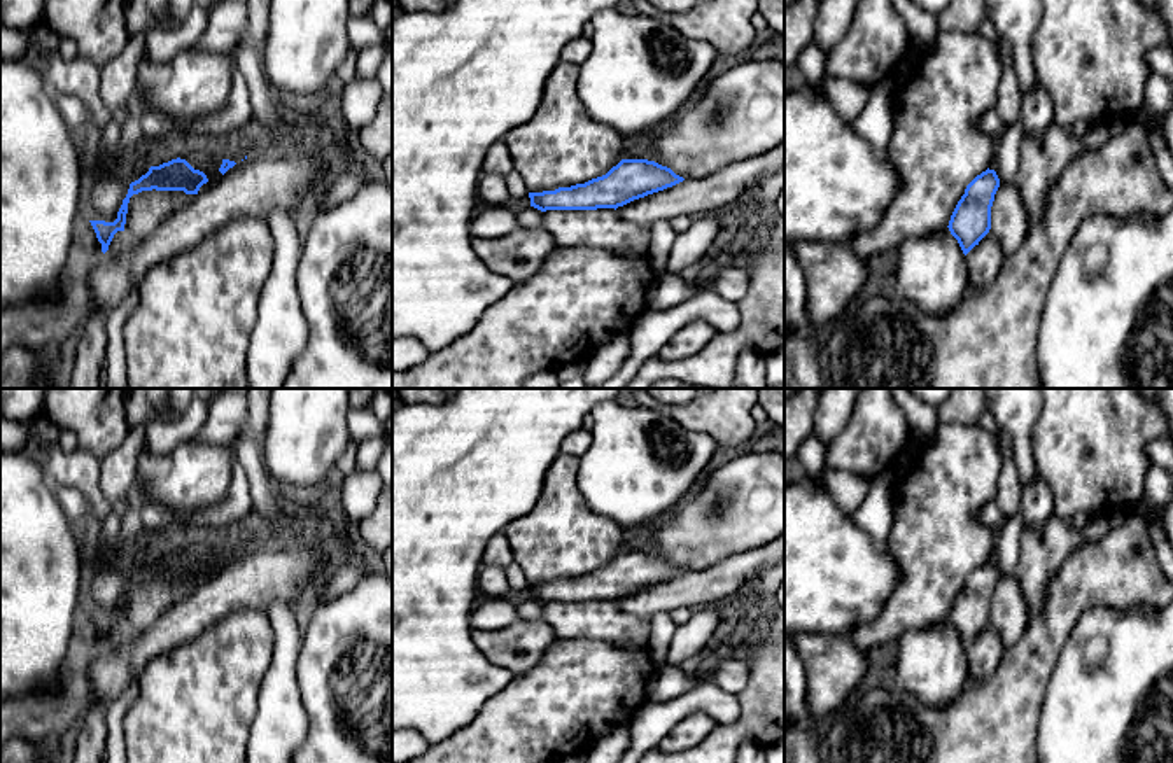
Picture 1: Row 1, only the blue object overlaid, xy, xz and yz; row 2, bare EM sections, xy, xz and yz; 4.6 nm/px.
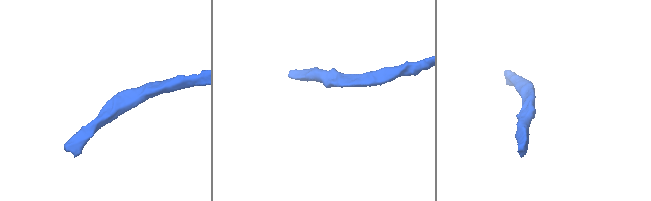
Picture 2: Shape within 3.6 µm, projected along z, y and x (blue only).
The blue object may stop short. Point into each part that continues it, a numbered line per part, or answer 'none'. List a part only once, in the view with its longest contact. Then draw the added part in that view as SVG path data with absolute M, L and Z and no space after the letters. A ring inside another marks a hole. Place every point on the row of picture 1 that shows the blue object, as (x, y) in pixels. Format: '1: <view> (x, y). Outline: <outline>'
1: xz (695, 196). Outline: M784 142L774 149L746 158L706 178L688 178L664 191L634 200L616 212L643 228L671 220L678 215L706 215L723 206L732 206L748 191L784 168Z

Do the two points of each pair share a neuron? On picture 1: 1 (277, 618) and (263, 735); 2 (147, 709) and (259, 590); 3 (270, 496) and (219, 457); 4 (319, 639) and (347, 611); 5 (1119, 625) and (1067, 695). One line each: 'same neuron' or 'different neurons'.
1: same neuron
2: different neurons
3: different neurons
4: same neuron
5: same neuron

